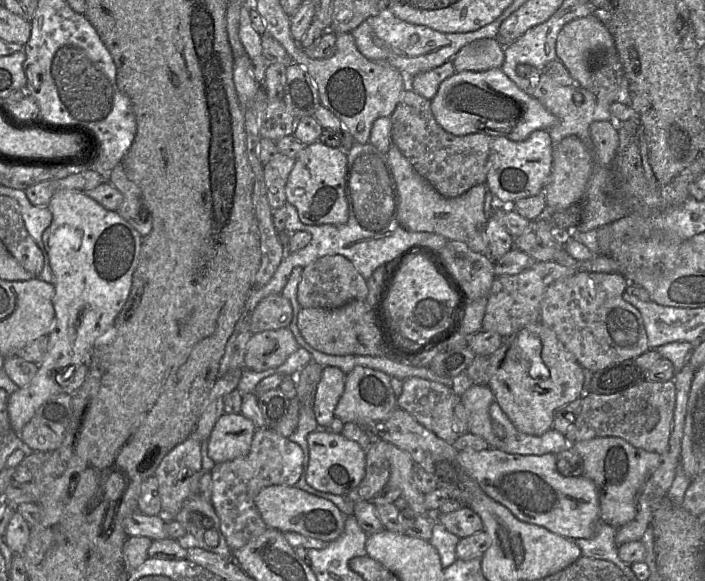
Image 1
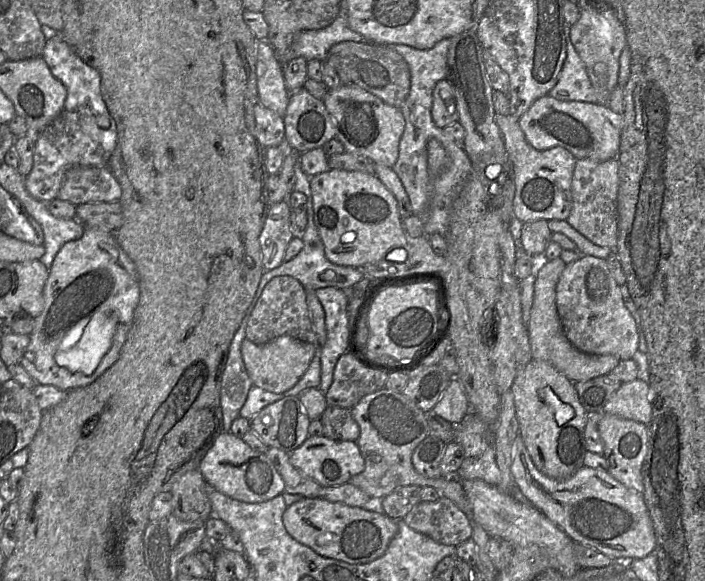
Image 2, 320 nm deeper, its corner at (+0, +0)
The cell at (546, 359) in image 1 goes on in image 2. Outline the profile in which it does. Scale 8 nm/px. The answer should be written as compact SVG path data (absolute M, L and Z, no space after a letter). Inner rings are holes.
M531 359L517 375L511 388L514 395L516 417L519 423L519 435L537 469L554 479L566 479L584 466L587 452L584 437L587 423L587 411L580 403L574 382L544 360Z

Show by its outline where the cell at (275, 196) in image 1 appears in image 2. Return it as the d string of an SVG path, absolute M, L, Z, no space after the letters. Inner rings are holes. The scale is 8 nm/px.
M286 200L270 206L259 236L264 270L271 270L283 263L284 254L294 237L290 224L291 207Z

